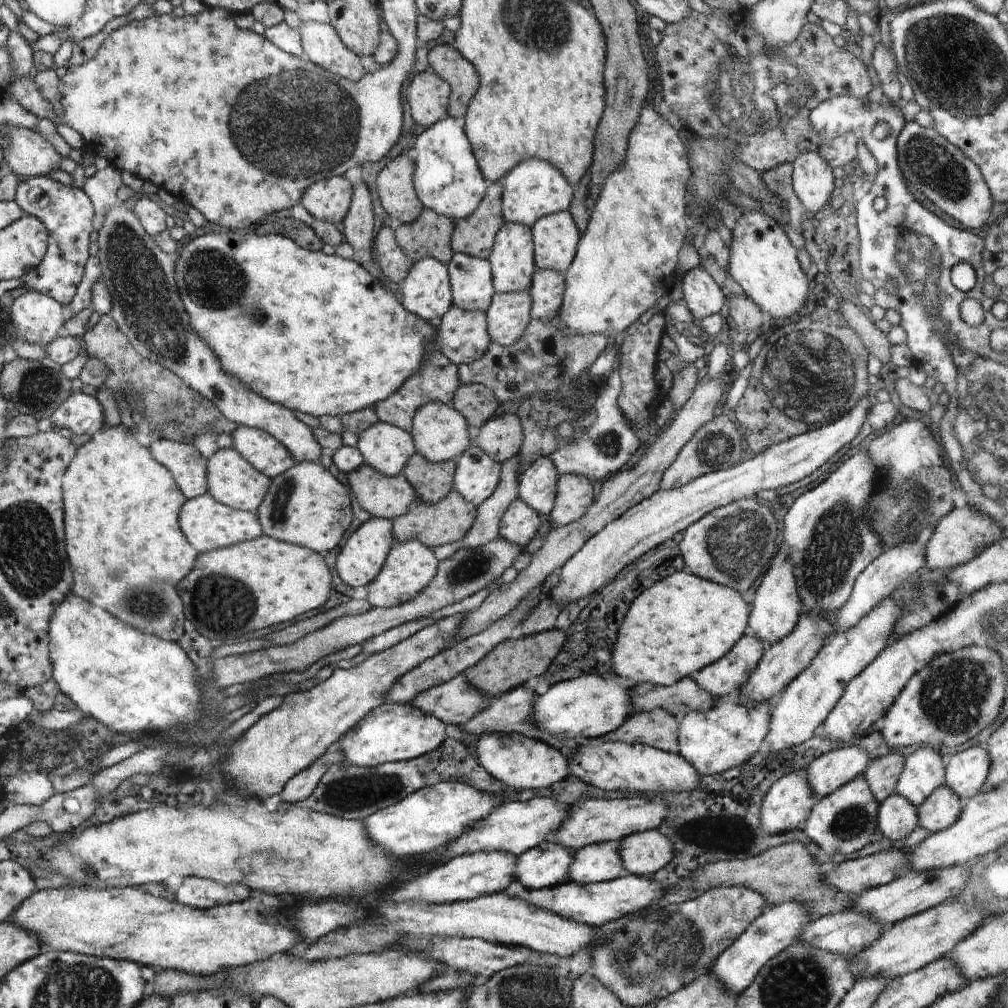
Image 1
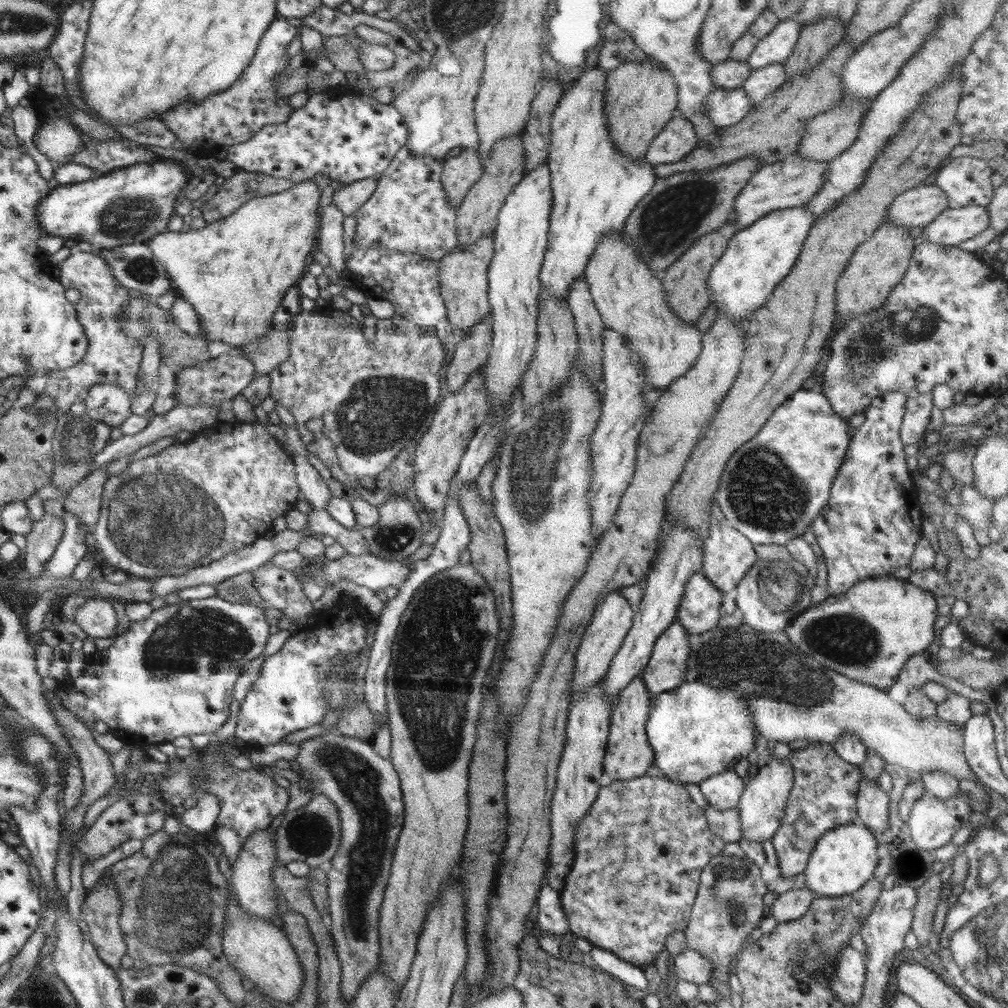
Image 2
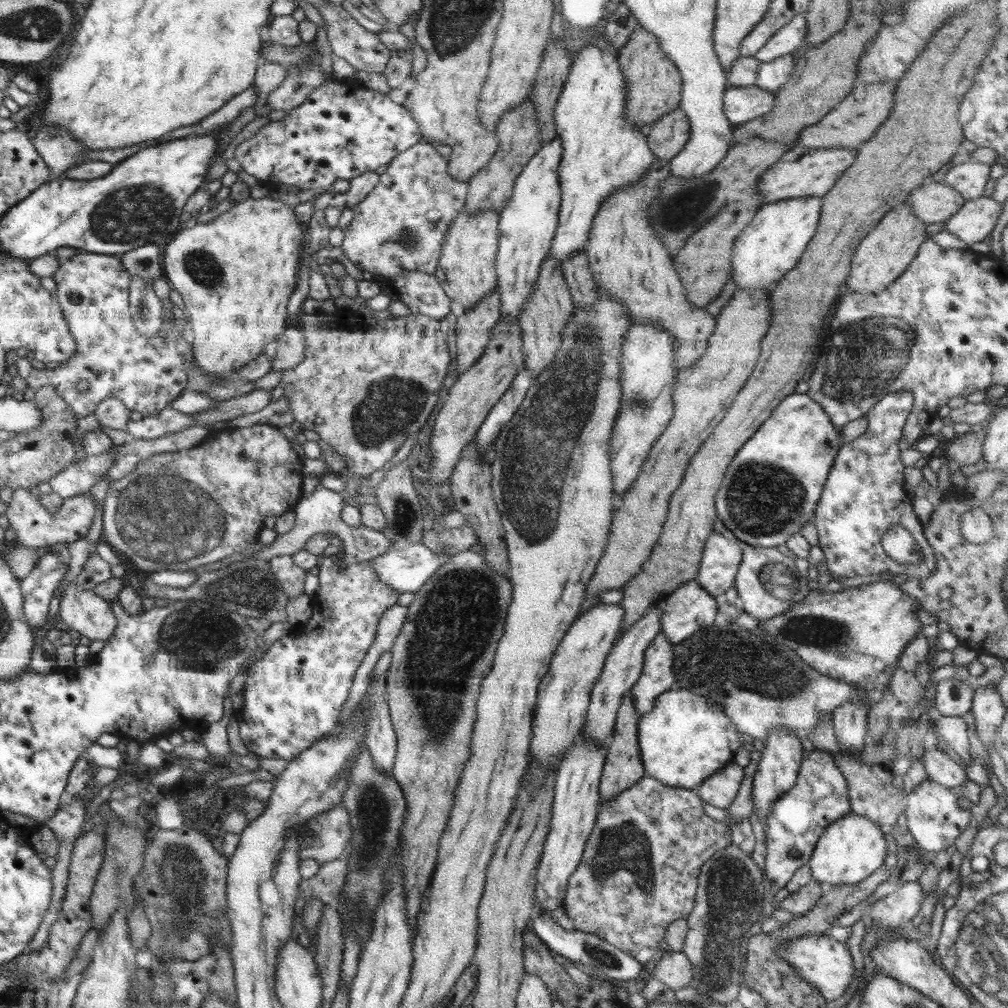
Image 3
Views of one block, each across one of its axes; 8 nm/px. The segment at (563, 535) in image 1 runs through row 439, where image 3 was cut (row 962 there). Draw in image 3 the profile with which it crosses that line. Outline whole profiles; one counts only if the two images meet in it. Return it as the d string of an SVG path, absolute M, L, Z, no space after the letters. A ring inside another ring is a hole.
M672 951L668 955L663 955L650 974L651 978L658 978L668 990L674 992L690 984L694 978L692 964L682 951Z

